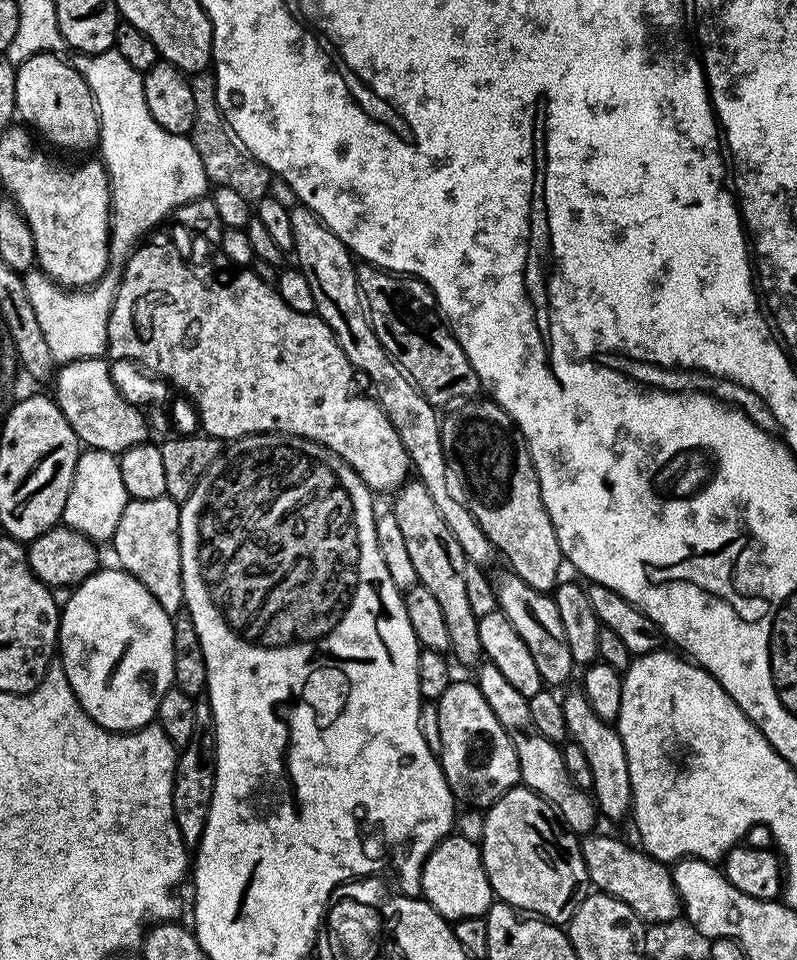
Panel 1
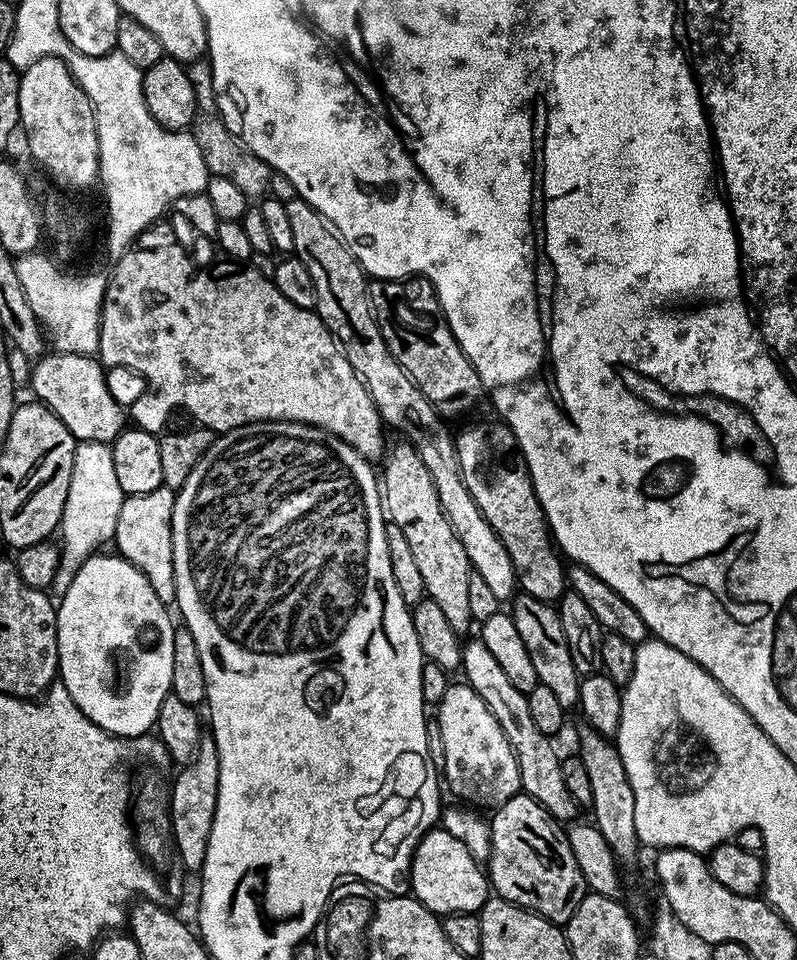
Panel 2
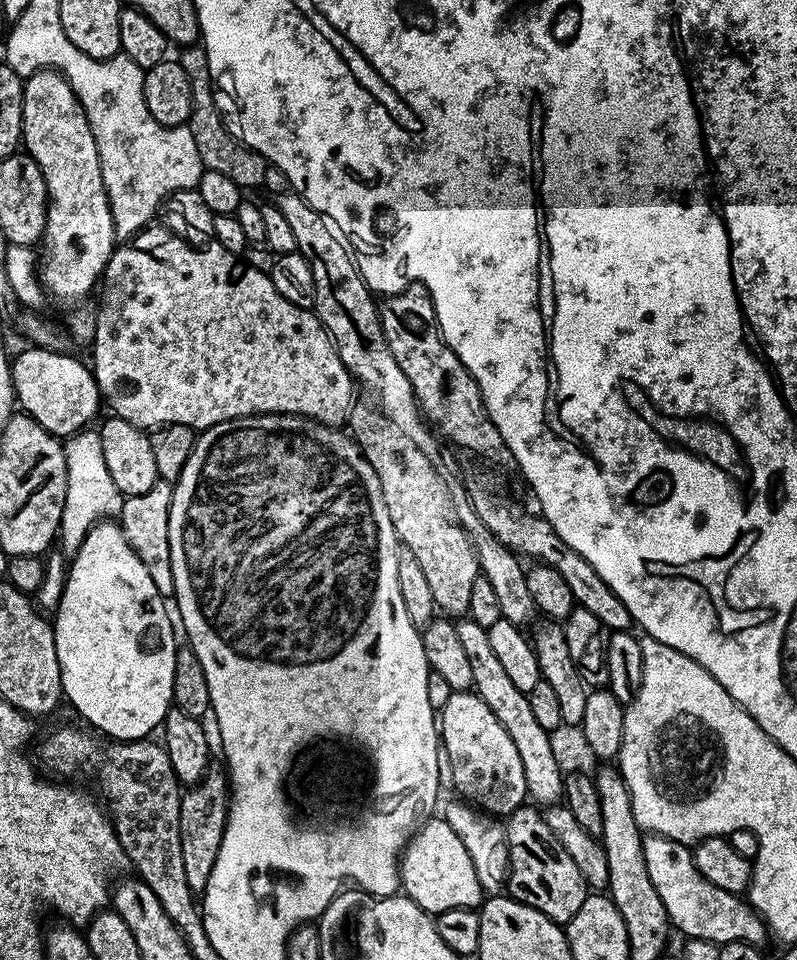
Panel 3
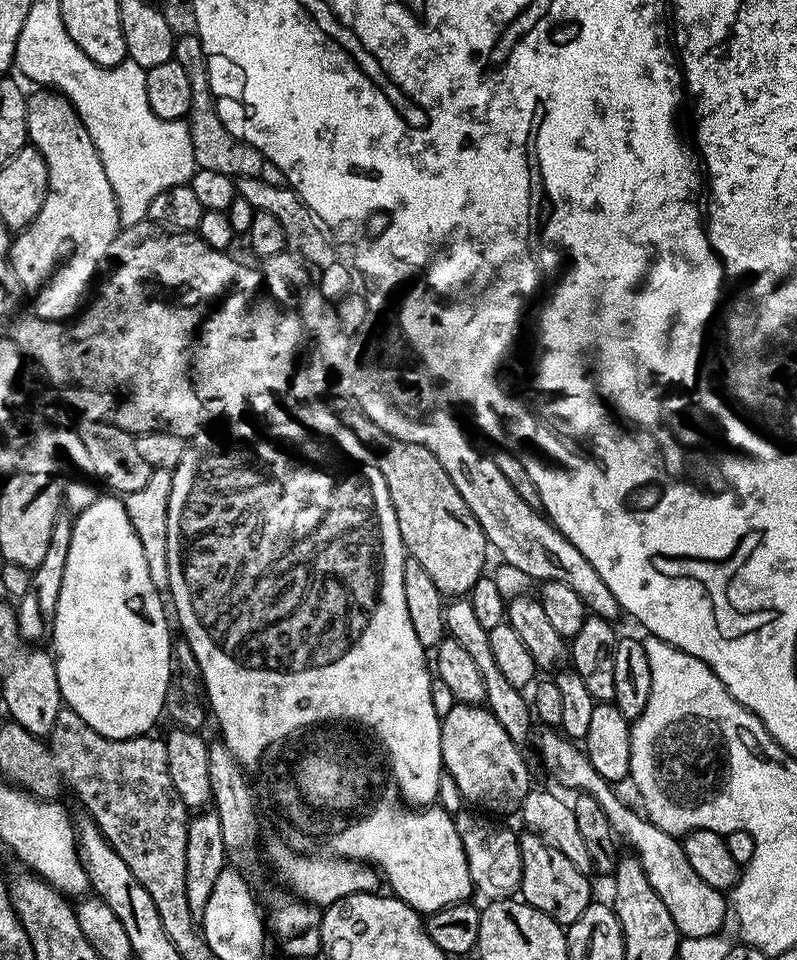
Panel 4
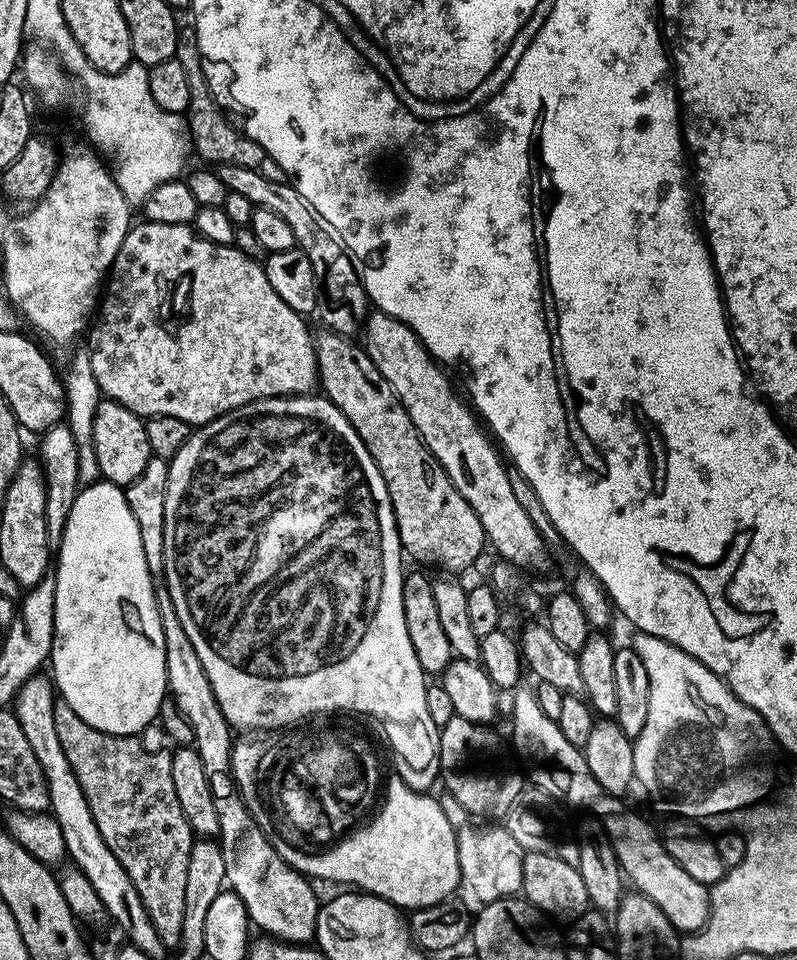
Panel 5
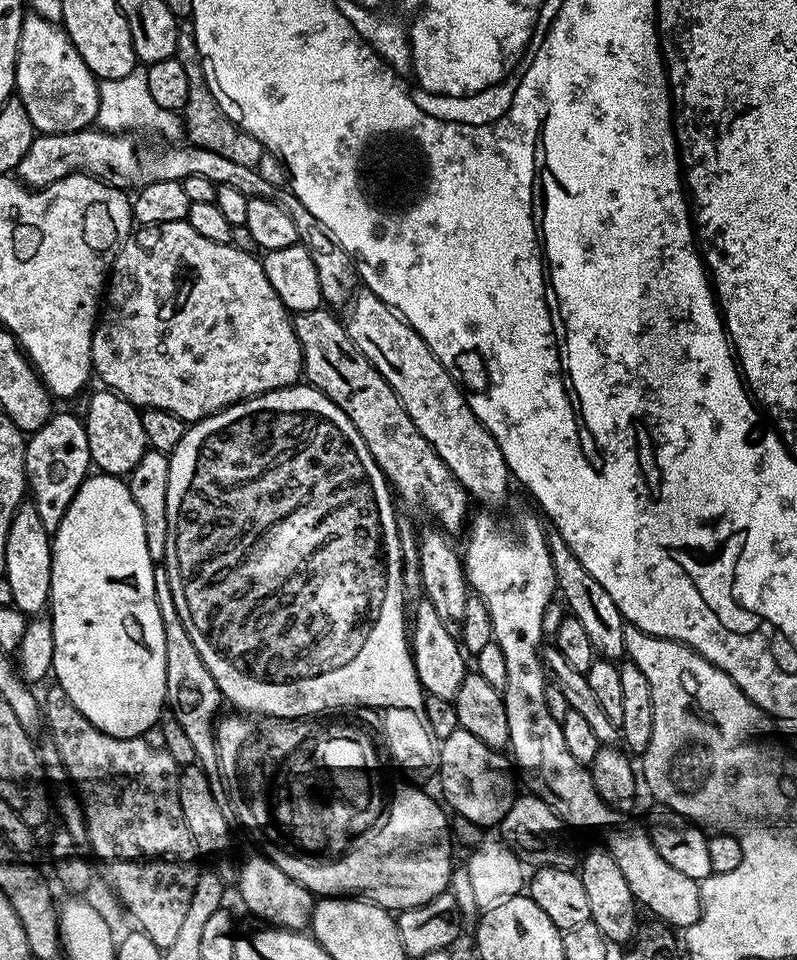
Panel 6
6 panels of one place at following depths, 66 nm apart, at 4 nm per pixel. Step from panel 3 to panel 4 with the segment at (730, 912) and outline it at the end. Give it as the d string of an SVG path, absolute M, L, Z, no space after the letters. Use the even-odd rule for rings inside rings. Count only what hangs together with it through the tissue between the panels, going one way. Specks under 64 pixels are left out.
M544 730L540 736L540 760L548 767L548 772L564 788L573 788L573 793L590 794L606 810L617 837L629 844L631 851L642 862L642 870L646 870L646 878L654 890L658 890L658 898L666 902L666 910L670 910L670 918L674 918L674 926L684 938L706 938L717 935L721 931L724 919L729 919L730 904L725 893L714 886L702 882L698 874L686 862L684 845L679 839L666 830L654 826L639 811L631 812L622 801L616 797L617 789L603 780L590 766L588 757L573 741L556 730Z

